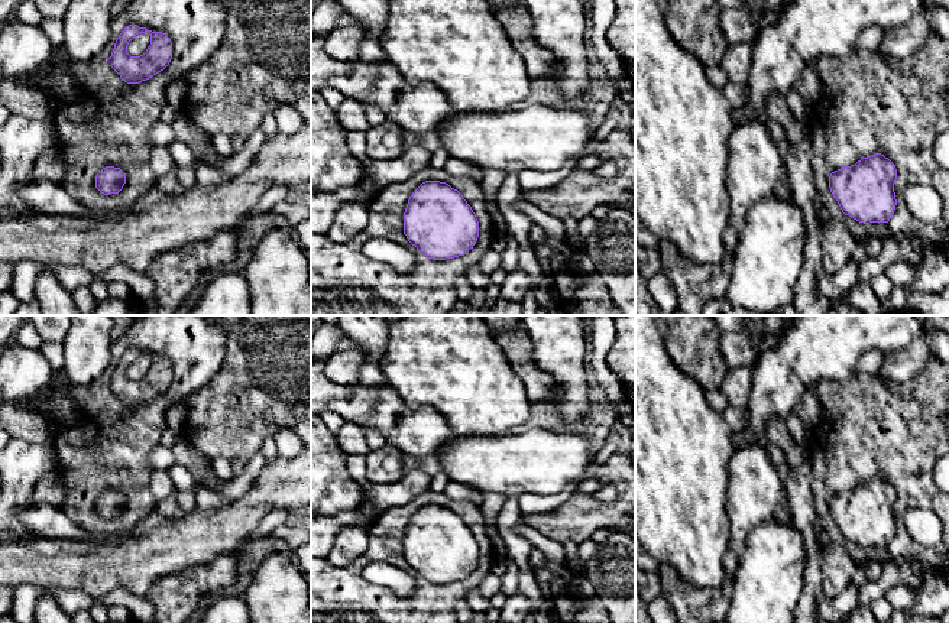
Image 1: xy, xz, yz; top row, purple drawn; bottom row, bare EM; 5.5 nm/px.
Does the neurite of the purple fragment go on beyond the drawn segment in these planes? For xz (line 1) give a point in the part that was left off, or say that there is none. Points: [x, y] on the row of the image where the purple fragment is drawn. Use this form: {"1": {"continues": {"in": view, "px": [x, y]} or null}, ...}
{"1": {"continues": null}}

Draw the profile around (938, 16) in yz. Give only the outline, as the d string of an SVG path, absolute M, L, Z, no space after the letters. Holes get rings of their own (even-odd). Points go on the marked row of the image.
M924 4L923 12L930 22L933 35L949 40L949 10L945 7Z

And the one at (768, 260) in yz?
M764 198L746 215L725 298L764 315L793 305L806 241L804 217L793 198Z

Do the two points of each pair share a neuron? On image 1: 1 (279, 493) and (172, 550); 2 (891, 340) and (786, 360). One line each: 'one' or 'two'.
1: one
2: one

